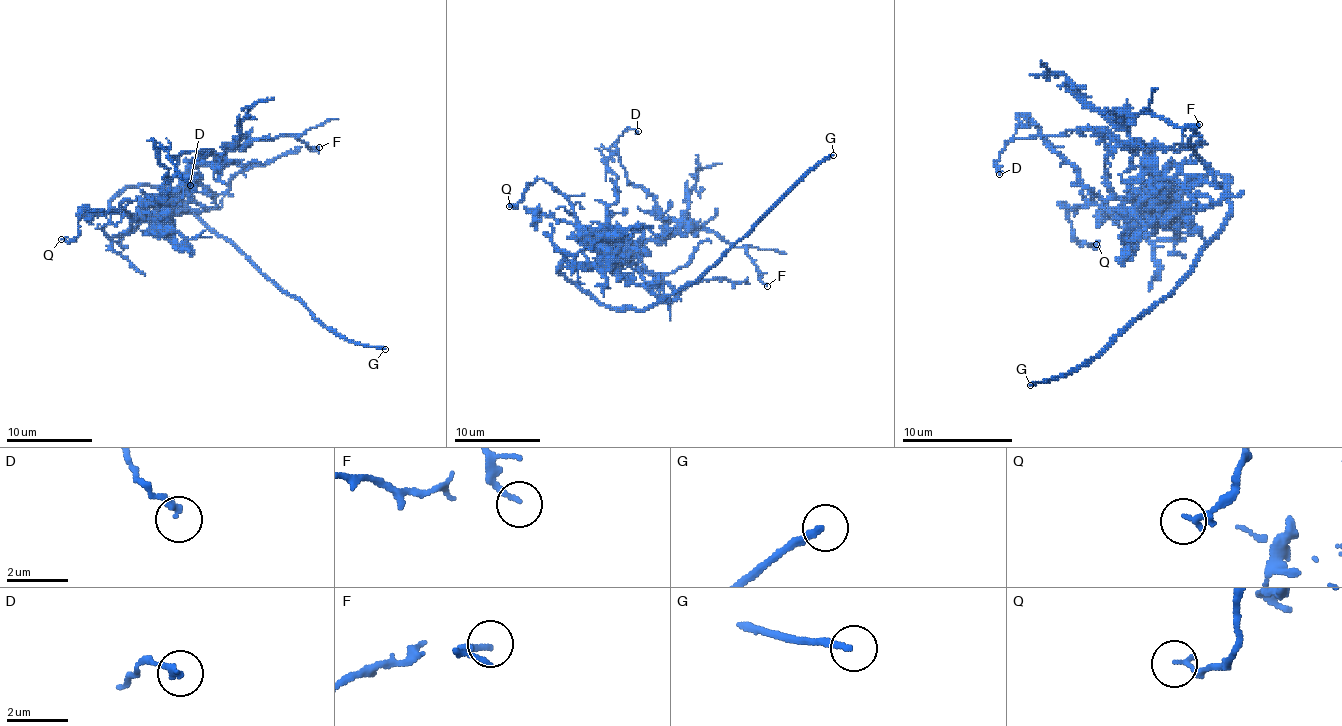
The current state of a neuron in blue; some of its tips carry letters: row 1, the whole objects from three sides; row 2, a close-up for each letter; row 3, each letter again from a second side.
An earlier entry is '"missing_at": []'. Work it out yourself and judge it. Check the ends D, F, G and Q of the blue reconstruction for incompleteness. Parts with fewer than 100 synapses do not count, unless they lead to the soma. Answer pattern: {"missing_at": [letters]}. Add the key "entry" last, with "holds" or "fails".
{"missing_at": ["G"], "entry": "fails"}

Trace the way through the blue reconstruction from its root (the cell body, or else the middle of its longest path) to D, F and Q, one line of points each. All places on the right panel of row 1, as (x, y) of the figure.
D: (1221, 174), (1202, 174), (1174, 210), (1149, 199), (1099, 199), (1033, 124), (1002, 149), (999, 174)
F: (1221, 174), (1202, 174), (1171, 210), (1124, 130), (1141, 111), (1199, 124)
Q: (1221, 174), (1202, 174), (1168, 208), (1177, 216), (1171, 221), (1063, 205), (1071, 233), (1096, 244)

